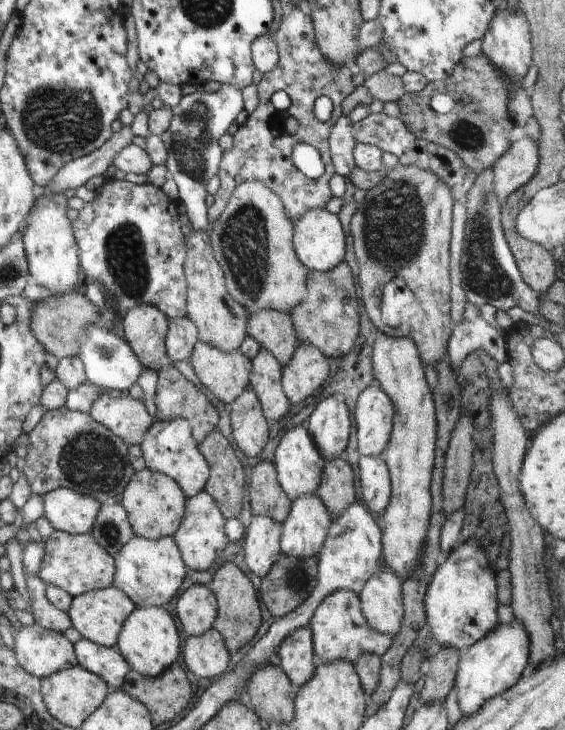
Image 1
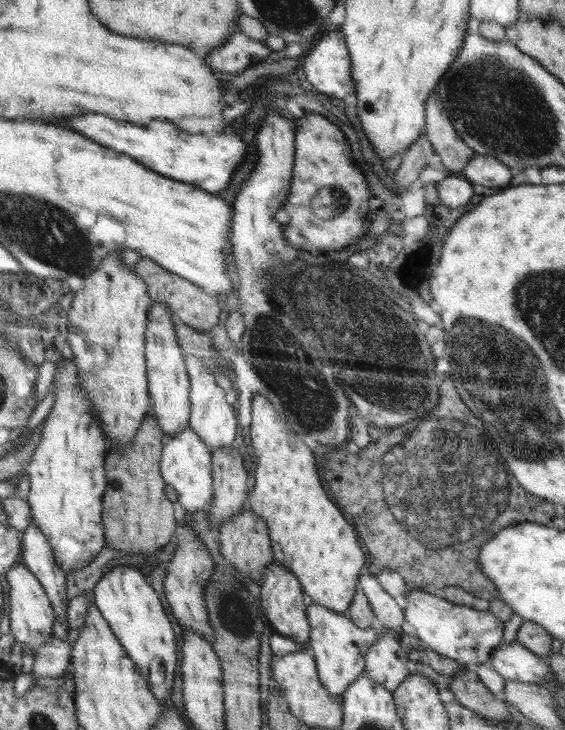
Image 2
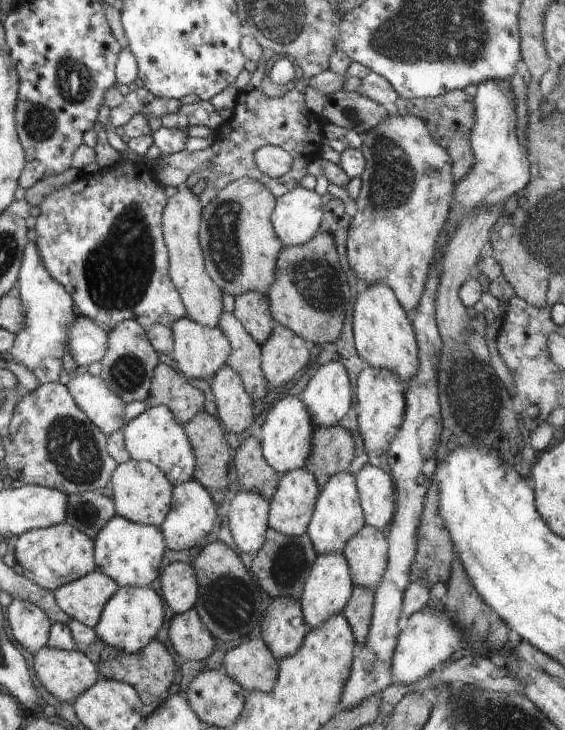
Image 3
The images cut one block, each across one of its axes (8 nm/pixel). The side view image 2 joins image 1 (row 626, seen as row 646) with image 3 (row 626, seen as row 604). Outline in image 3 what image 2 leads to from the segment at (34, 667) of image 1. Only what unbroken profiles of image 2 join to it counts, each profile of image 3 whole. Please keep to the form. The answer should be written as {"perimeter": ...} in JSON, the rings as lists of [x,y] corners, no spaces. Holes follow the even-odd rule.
{"perimeter":[[[12,598],[6,615],[17,644],[32,655],[47,646],[52,623],[36,604],[22,598]]]}

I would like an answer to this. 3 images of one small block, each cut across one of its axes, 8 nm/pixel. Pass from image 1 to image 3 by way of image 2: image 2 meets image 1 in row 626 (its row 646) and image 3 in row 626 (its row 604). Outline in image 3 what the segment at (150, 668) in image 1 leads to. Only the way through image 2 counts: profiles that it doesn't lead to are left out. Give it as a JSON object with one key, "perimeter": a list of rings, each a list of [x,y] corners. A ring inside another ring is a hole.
{"perimeter":[[[120,586],[109,602],[106,602],[98,624],[94,626],[96,635],[106,645],[124,650],[126,653],[140,652],[150,640],[157,637],[164,620],[162,598],[150,587]]]}

